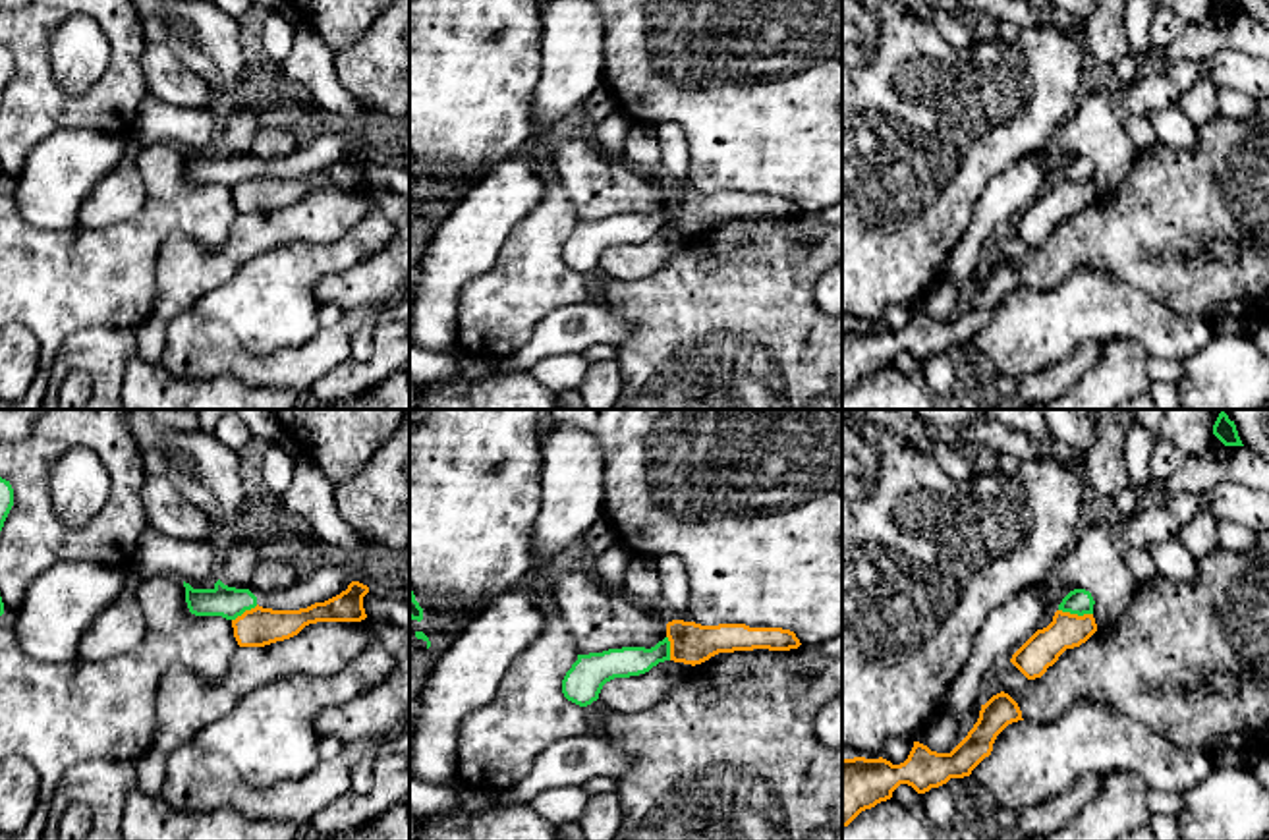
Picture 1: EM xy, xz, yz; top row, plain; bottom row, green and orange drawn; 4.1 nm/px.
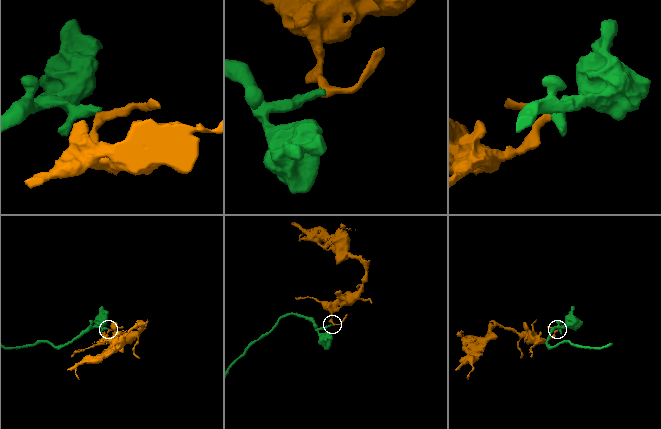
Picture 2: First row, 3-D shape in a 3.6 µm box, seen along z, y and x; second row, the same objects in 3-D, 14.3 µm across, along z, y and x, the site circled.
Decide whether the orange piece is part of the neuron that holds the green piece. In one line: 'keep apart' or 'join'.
keep apart

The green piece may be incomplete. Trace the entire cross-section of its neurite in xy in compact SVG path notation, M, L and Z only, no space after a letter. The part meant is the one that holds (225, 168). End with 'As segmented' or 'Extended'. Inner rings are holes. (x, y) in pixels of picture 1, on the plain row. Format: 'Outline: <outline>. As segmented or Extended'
Outline: M220 147L212 156L193 156L183 149L185 170L195 183L222 183L226 187L236 187L245 178L257 174L257 164L249 156L236 156L224 153Z. As segmented

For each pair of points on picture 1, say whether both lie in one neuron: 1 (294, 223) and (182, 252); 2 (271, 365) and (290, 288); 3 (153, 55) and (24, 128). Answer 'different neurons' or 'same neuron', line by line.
1: same neuron
2: different neurons
3: different neurons

